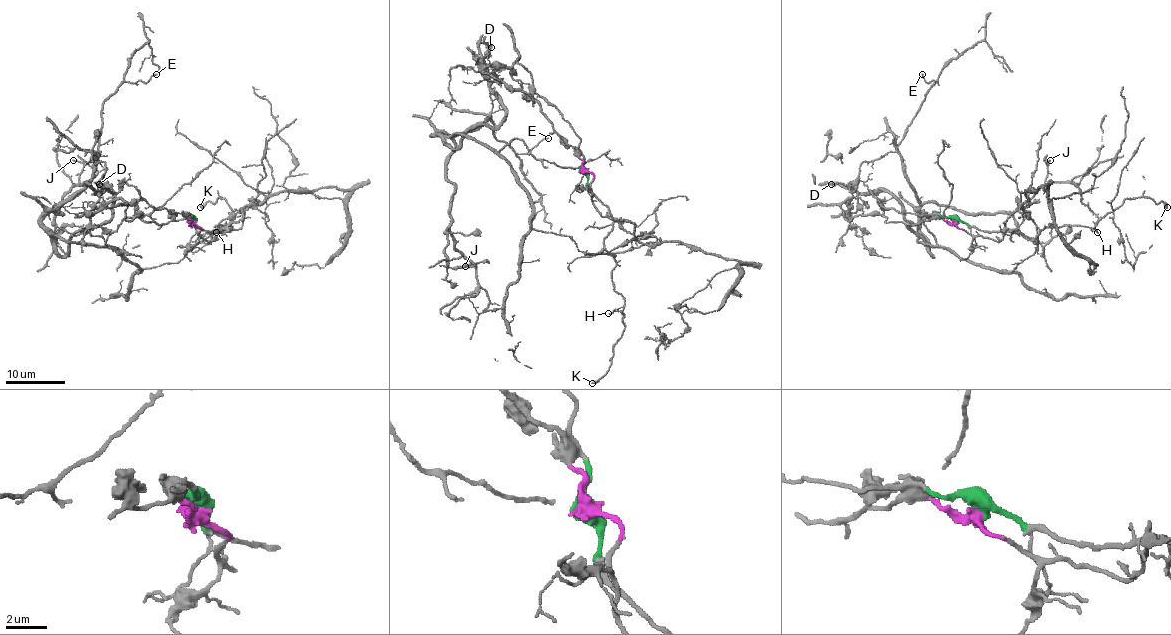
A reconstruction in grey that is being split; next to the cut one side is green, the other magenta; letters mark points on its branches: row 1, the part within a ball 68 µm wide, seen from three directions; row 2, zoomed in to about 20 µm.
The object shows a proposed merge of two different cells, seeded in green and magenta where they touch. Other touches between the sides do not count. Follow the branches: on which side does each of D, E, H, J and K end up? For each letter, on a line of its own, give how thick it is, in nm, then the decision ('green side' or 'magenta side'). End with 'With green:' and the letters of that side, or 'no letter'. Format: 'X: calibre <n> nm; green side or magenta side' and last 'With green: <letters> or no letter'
D: calibre 130 nm; magenta side
E: calibre 150 nm; magenta side
H: calibre 130 nm; green side
J: calibre 160 nm; magenta side
K: calibre 440 nm; green side
With green: H, K

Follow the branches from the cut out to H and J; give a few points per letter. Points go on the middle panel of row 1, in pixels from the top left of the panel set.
H: (583, 171), (587, 188), (612, 219), (604, 248), (615, 262), (612, 285), (624, 303), (608, 314)
J: (583, 171), (519, 57), (501, 65), (491, 112), (454, 137), (447, 165), (453, 244), (475, 263), (464, 266)

